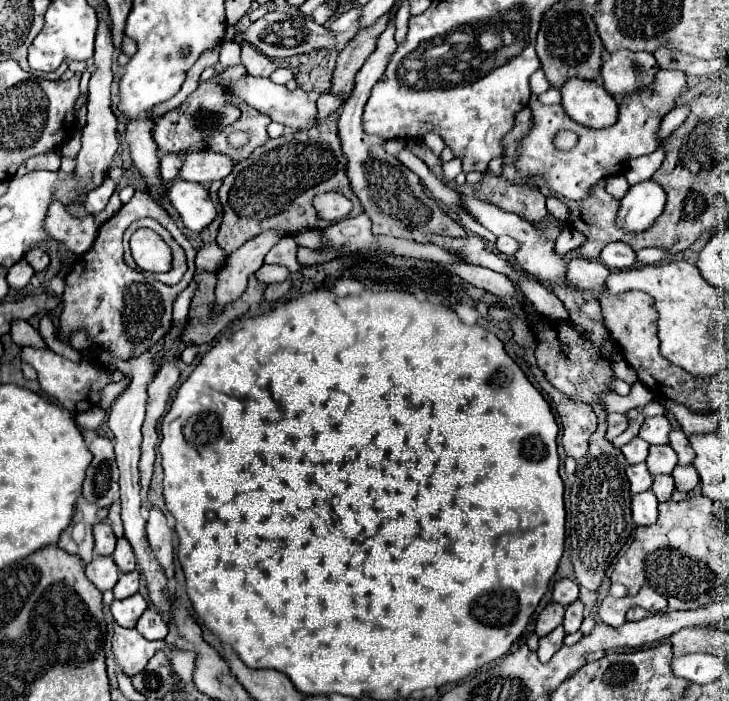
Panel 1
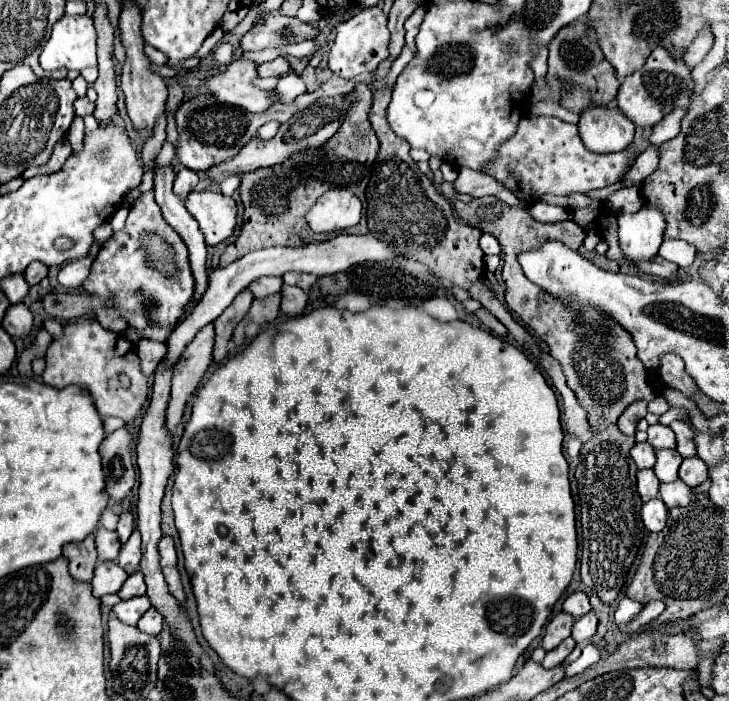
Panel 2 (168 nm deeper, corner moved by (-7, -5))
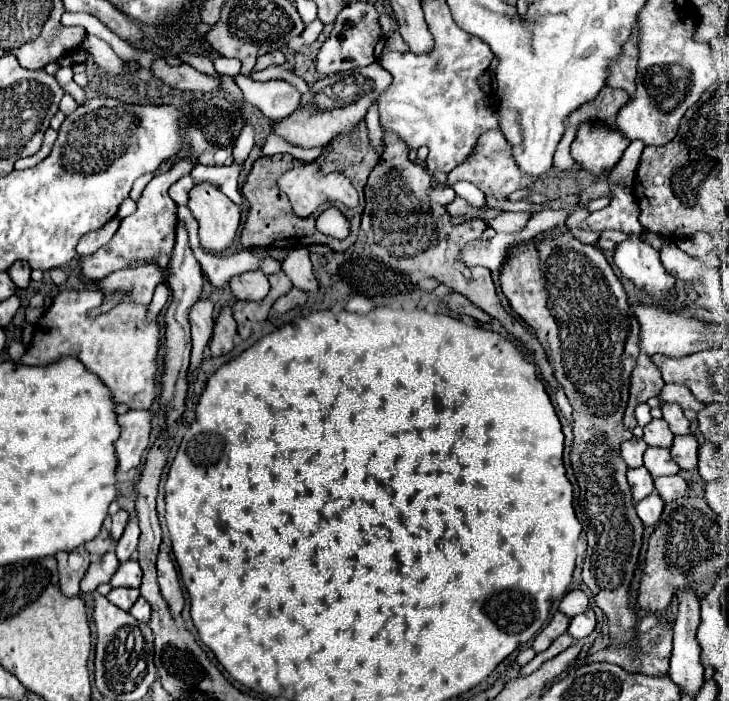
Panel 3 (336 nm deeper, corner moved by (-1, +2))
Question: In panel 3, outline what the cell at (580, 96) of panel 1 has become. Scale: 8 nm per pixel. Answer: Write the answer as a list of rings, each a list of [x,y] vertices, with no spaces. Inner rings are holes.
[[[581,124],[571,144],[571,156],[581,170],[601,176],[621,160],[627,146],[629,140],[619,130],[611,130],[605,124]]]

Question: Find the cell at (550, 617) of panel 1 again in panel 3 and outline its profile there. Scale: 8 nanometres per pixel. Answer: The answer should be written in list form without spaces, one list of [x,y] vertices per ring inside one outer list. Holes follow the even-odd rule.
[[[557,612],[555,616],[553,616],[553,620],[537,634],[537,638],[533,640],[533,650],[535,652],[541,652],[541,650],[547,650],[549,646],[551,646],[551,642],[555,640],[555,638],[559,638],[565,630],[567,630],[567,624],[569,624],[569,620],[567,620],[567,616],[565,614],[561,614],[561,612]]]

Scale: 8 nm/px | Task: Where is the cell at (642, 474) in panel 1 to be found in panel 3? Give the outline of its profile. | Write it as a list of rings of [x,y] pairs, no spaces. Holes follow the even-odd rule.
[[[645,466],[627,470],[627,478],[629,478],[629,486],[631,486],[635,502],[647,498],[653,492],[653,478]]]

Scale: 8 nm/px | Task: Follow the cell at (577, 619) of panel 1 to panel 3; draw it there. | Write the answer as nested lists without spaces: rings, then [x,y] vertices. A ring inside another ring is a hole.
[[[589,608],[587,612],[571,618],[569,626],[567,626],[567,634],[571,634],[575,640],[581,640],[585,636],[589,636],[595,628],[595,612]]]

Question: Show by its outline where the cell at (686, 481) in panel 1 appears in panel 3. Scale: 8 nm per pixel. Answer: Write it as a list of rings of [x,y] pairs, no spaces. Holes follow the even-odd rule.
[[[693,434],[675,436],[675,442],[671,446],[671,456],[683,470],[693,470],[693,468],[697,468],[697,462],[699,462],[697,450],[699,450],[697,436],[693,436]]]

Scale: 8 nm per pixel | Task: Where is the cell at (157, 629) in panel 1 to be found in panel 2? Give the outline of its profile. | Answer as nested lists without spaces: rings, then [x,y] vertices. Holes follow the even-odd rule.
[[[151,607],[151,609],[139,619],[137,627],[139,627],[139,631],[143,631],[143,633],[147,633],[147,635],[159,635],[161,629],[163,629],[163,617]]]

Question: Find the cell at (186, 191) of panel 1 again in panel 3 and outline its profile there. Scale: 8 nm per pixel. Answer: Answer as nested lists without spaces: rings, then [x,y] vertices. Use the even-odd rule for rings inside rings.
[[[209,182],[195,184],[187,206],[199,222],[201,246],[207,252],[221,252],[233,244],[241,212],[221,190]]]

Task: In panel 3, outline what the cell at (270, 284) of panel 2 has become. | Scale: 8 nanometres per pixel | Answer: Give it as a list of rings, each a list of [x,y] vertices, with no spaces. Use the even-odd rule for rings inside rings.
[[[261,270],[233,276],[233,280],[229,280],[229,286],[237,300],[263,300],[269,292],[269,280]]]

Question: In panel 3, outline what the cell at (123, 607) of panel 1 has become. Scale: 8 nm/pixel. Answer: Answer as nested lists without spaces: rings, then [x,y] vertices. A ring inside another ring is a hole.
[[[113,588],[107,594],[107,598],[109,598],[109,602],[115,600],[113,604],[117,604],[121,610],[129,610],[135,604],[135,600],[139,598],[139,590],[137,588]]]

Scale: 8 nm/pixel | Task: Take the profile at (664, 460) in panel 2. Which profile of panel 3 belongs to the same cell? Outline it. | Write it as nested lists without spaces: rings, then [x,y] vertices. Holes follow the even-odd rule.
[[[647,448],[643,460],[645,460],[645,468],[651,472],[653,478],[673,476],[681,470],[681,468],[677,468],[677,462],[673,462],[667,448]]]

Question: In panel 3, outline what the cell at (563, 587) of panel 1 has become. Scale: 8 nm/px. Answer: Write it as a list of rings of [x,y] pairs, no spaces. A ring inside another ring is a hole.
[[[571,590],[559,604],[559,610],[567,616],[567,618],[573,618],[581,612],[585,612],[589,608],[589,598],[583,590]]]

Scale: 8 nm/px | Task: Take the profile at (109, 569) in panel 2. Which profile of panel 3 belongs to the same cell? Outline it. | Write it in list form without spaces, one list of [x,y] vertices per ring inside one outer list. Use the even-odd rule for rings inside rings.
[[[109,550],[107,554],[103,554],[103,556],[97,558],[95,562],[91,562],[87,574],[85,574],[83,580],[81,580],[81,592],[91,594],[99,584],[109,582],[111,576],[117,572],[117,568],[119,568],[119,560],[117,560],[115,552]]]

